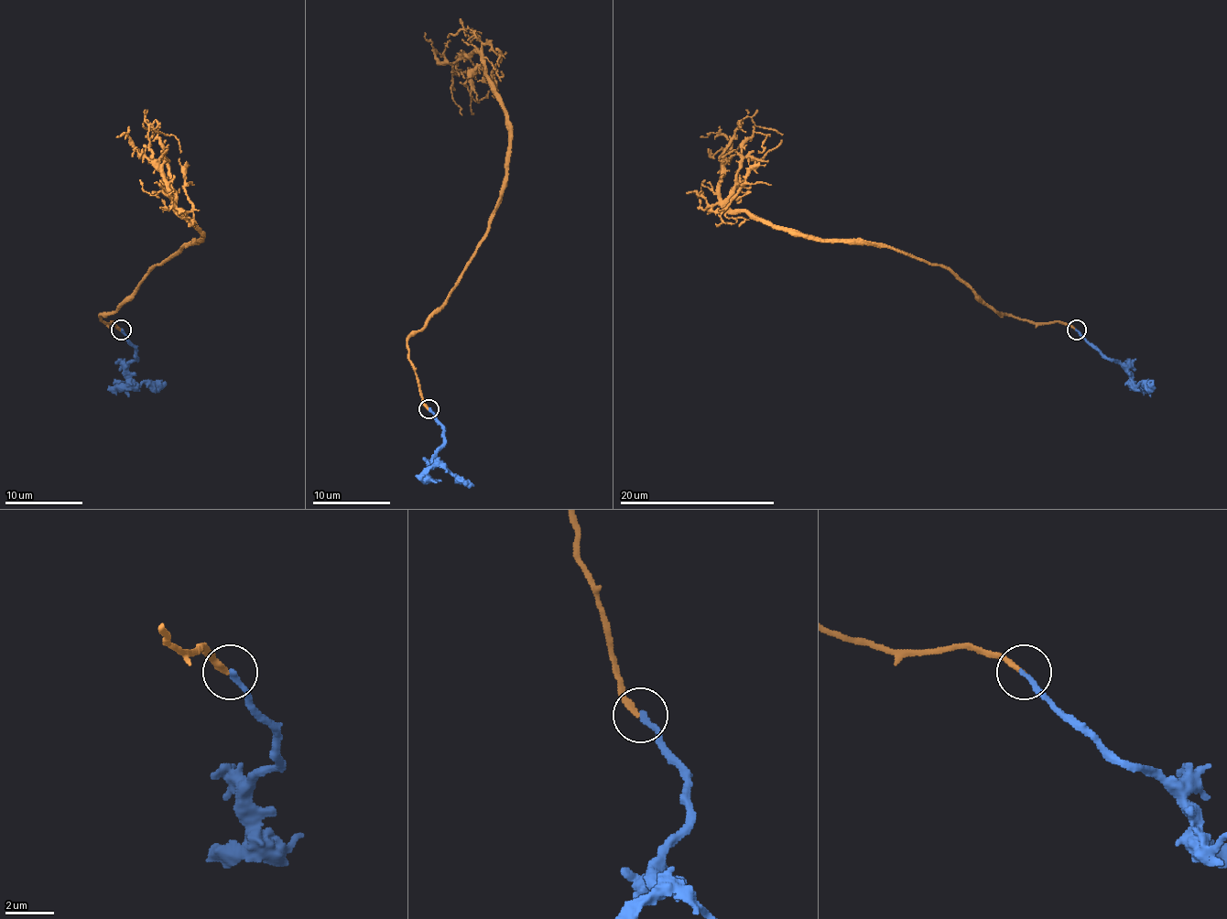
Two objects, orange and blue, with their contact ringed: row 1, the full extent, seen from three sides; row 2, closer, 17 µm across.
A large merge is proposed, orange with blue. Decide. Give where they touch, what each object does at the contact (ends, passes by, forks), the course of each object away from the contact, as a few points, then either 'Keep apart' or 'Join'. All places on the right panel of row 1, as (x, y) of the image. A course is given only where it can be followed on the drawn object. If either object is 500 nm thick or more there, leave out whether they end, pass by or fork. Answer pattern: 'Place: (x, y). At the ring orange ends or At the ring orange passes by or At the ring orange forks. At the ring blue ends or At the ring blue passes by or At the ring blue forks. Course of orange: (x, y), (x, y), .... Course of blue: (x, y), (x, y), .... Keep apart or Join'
Place: (1076, 329). At the ring orange ends. At the ring blue ends. Course of orange: (1076, 329), (1000, 314), (896, 248), (733, 211), (720, 196), (733, 130), (749, 116), (782, 135). Course of blue: (1076, 329), (1109, 359), (1114, 359), (1136, 384), (1154, 383). Join

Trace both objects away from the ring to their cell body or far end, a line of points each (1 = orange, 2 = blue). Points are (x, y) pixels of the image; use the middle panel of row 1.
1: (429, 408), (407, 340), (461, 278), (504, 177), (509, 123), (478, 52), (456, 60), (450, 90), (462, 114)
2: (429, 408), (442, 429), (442, 447), (435, 459), (473, 486)

